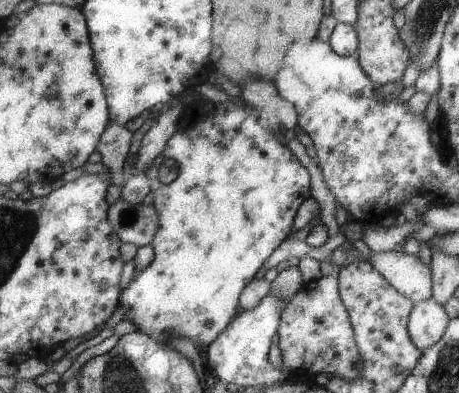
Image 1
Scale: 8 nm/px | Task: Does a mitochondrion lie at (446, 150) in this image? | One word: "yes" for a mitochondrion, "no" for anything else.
no

